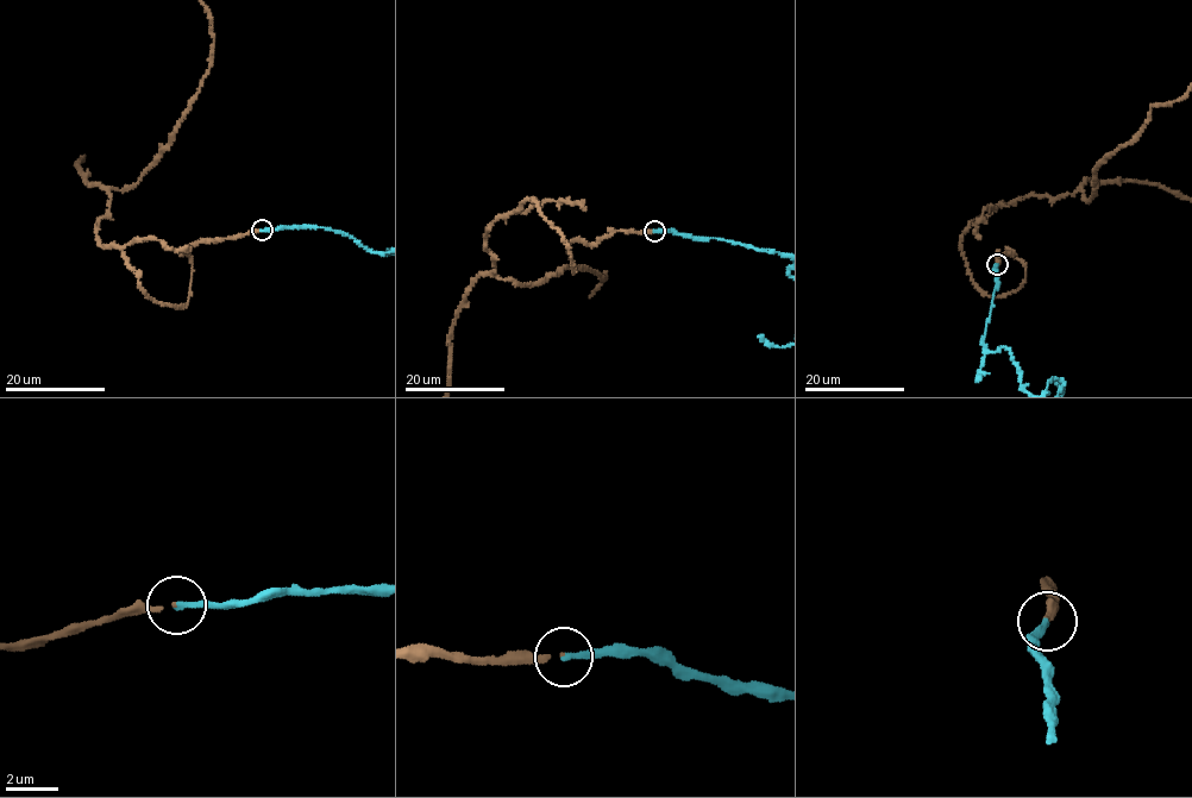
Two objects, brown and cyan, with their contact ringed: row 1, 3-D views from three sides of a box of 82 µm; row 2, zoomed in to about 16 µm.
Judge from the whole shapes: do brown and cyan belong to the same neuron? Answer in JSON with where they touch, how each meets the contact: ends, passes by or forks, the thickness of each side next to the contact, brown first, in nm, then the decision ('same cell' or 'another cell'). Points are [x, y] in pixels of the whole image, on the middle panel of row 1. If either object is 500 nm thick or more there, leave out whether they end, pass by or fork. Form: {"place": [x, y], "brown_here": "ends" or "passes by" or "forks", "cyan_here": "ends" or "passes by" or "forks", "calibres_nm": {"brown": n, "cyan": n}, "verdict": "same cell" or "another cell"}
{"place": [654, 231], "brown_here": "ends", "cyan_here": "ends", "calibres_nm": {"brown": 150, "cyan": 240}, "verdict": "same cell"}

